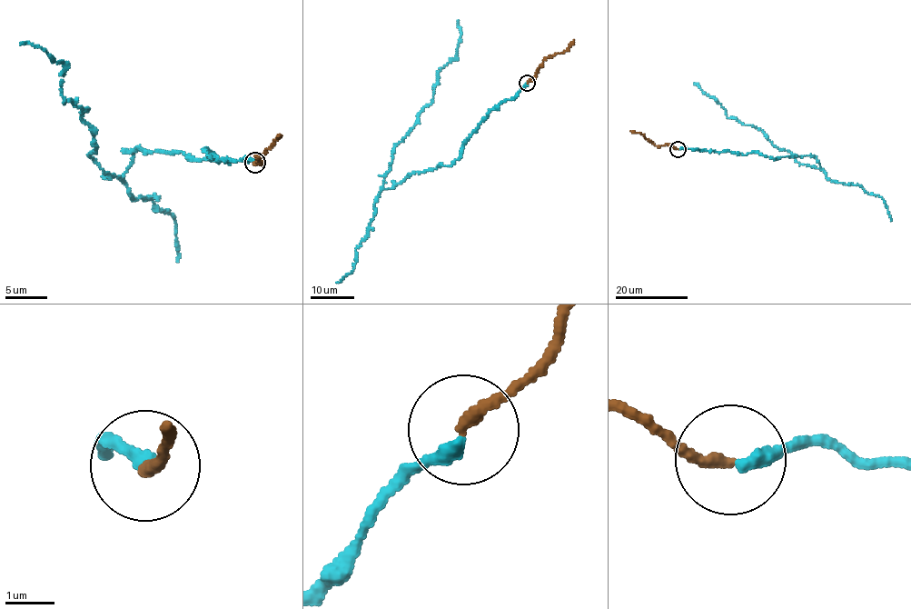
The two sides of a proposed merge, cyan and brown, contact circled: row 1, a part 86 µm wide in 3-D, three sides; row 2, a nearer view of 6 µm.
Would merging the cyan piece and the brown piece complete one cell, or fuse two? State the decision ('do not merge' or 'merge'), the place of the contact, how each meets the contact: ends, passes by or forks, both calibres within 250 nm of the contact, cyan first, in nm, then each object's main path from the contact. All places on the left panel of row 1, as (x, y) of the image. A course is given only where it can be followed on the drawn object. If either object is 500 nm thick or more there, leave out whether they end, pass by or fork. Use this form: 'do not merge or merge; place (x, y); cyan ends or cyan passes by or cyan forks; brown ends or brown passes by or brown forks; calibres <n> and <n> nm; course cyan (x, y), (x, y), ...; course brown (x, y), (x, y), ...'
merge; place (255, 163); cyan ends; brown ends; calibres 280 and 240 nm; course cyan (255, 162), (136, 146), (122, 178), (111, 177), (90, 157), (87, 107), (64, 102), (64, 67), (20, 43); course brown (254, 162), (259, 156), (255, 156), (258, 162), (279, 136)

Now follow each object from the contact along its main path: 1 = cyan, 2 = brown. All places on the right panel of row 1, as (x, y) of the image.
1: (678, 148), (756, 151), (774, 159), (811, 154), (819, 169), (799, 164), (761, 130), (728, 117), (694, 83)
2: (678, 148), (666, 144), (656, 145), (639, 133), (629, 131)

